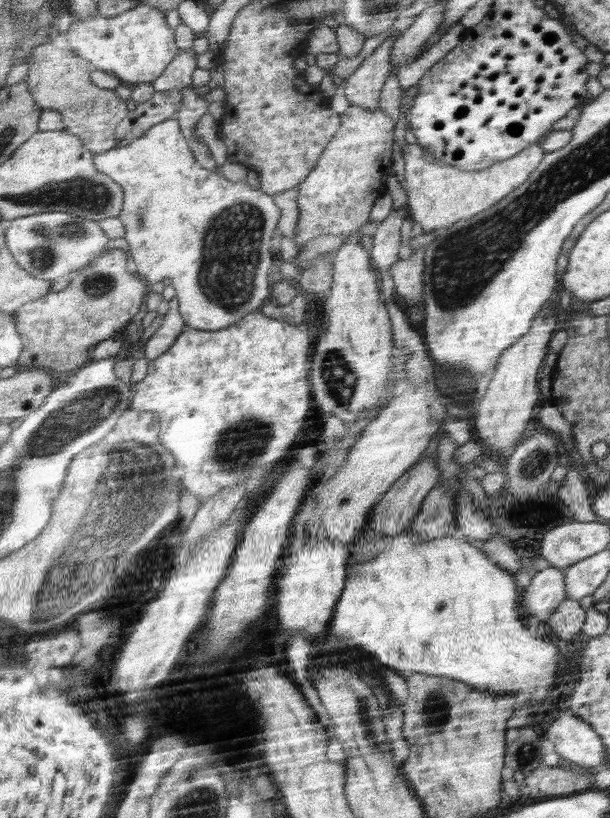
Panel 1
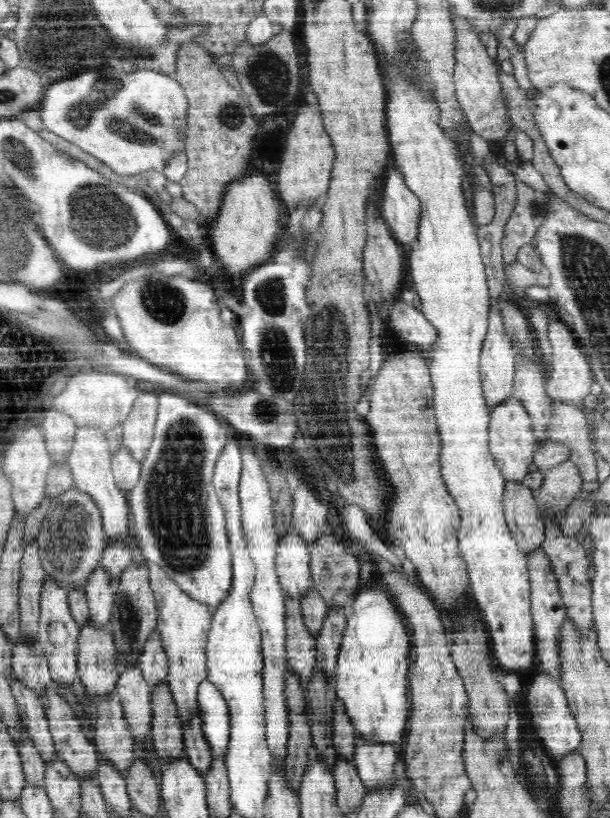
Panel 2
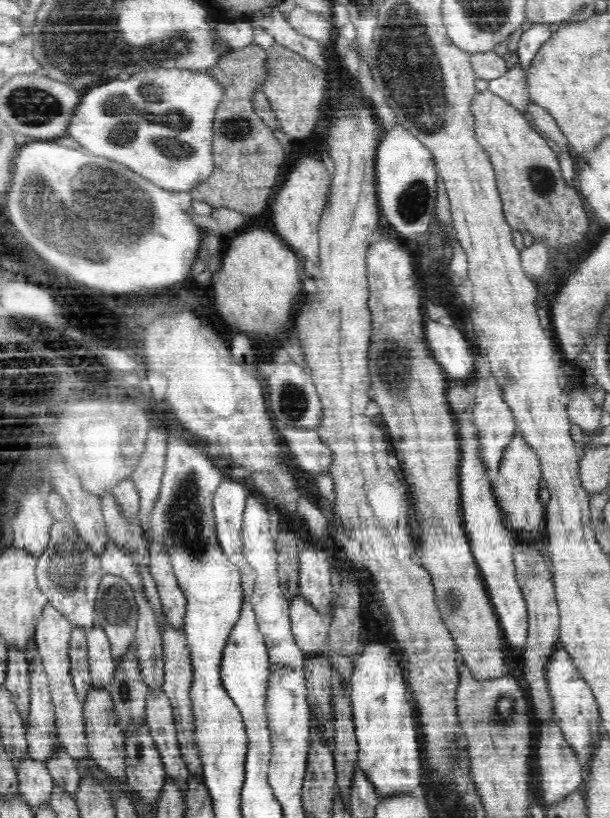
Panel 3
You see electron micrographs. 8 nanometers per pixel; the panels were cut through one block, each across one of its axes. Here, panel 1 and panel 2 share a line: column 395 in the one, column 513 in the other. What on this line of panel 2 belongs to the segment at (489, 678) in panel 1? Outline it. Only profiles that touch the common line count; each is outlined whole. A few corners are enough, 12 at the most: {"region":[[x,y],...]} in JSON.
{"region":[[388,95],[420,199],[408,272],[438,329],[442,478],[505,671],[534,666],[527,558],[505,519],[480,354],[490,295],[456,145]]}

